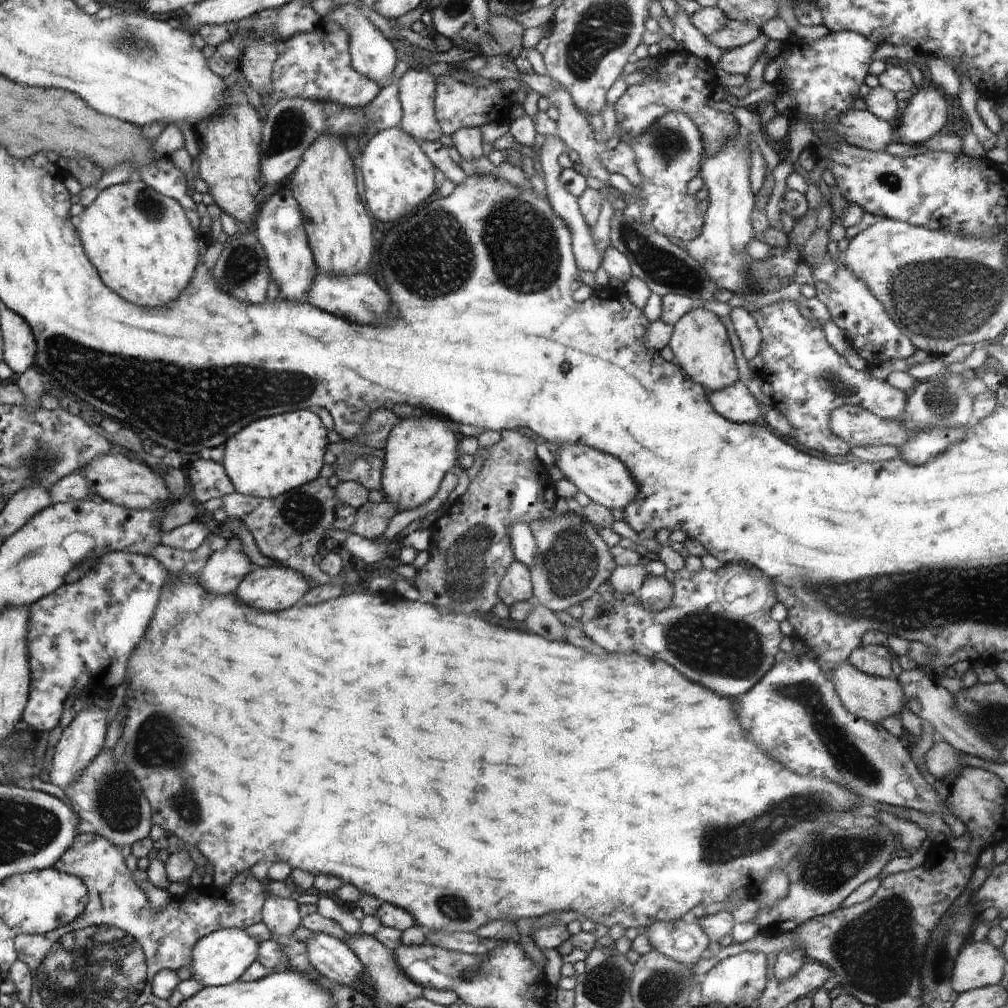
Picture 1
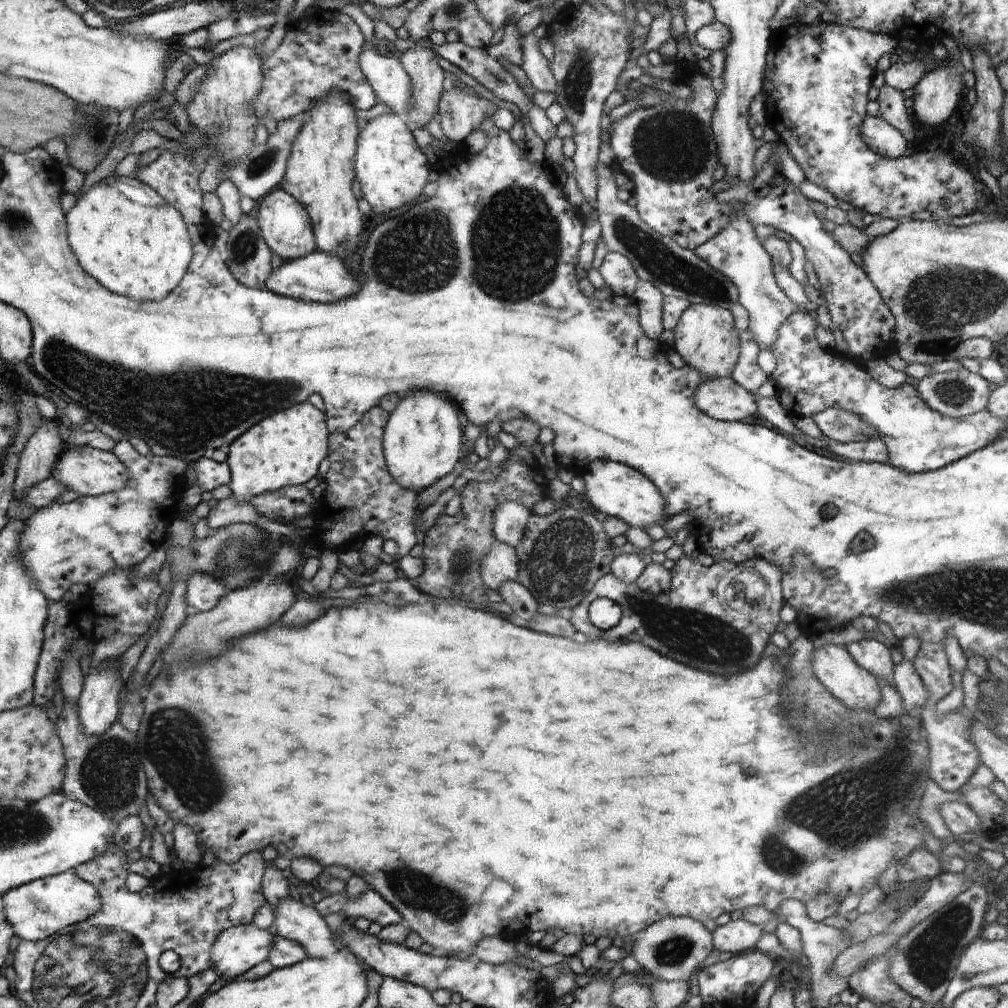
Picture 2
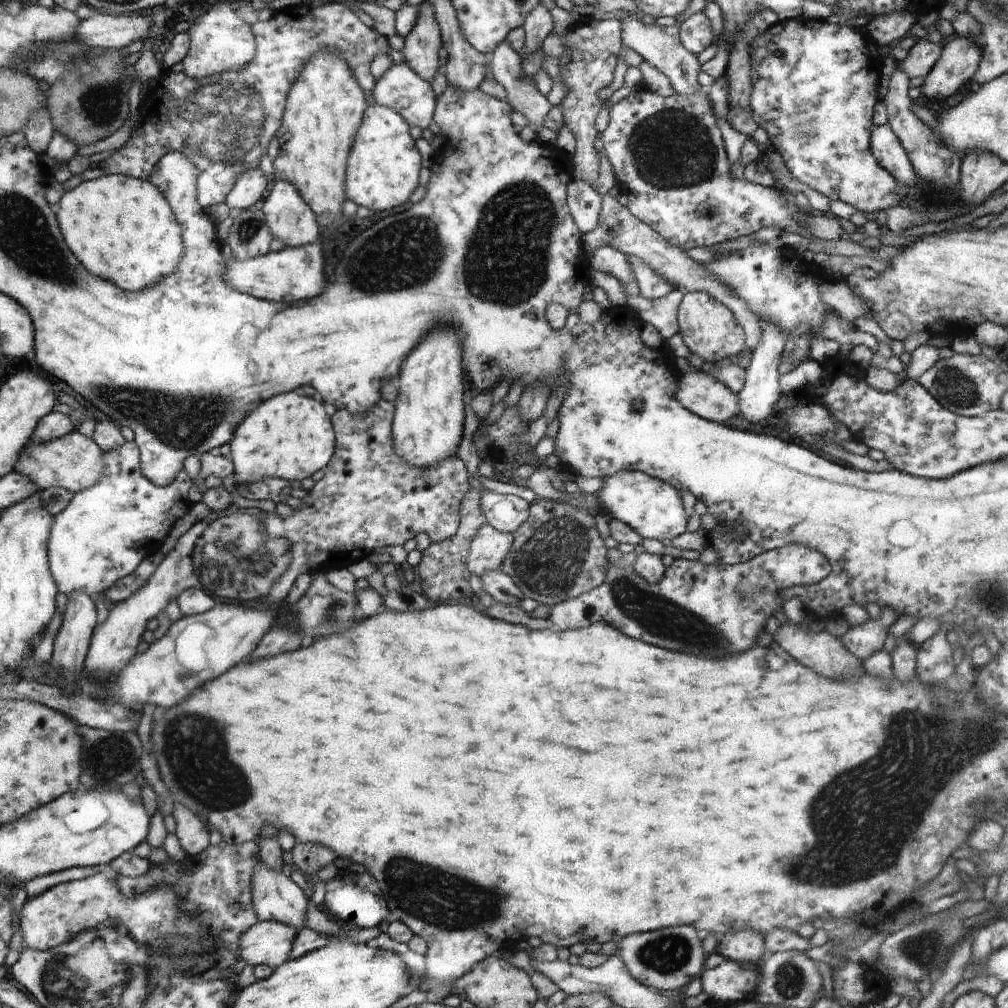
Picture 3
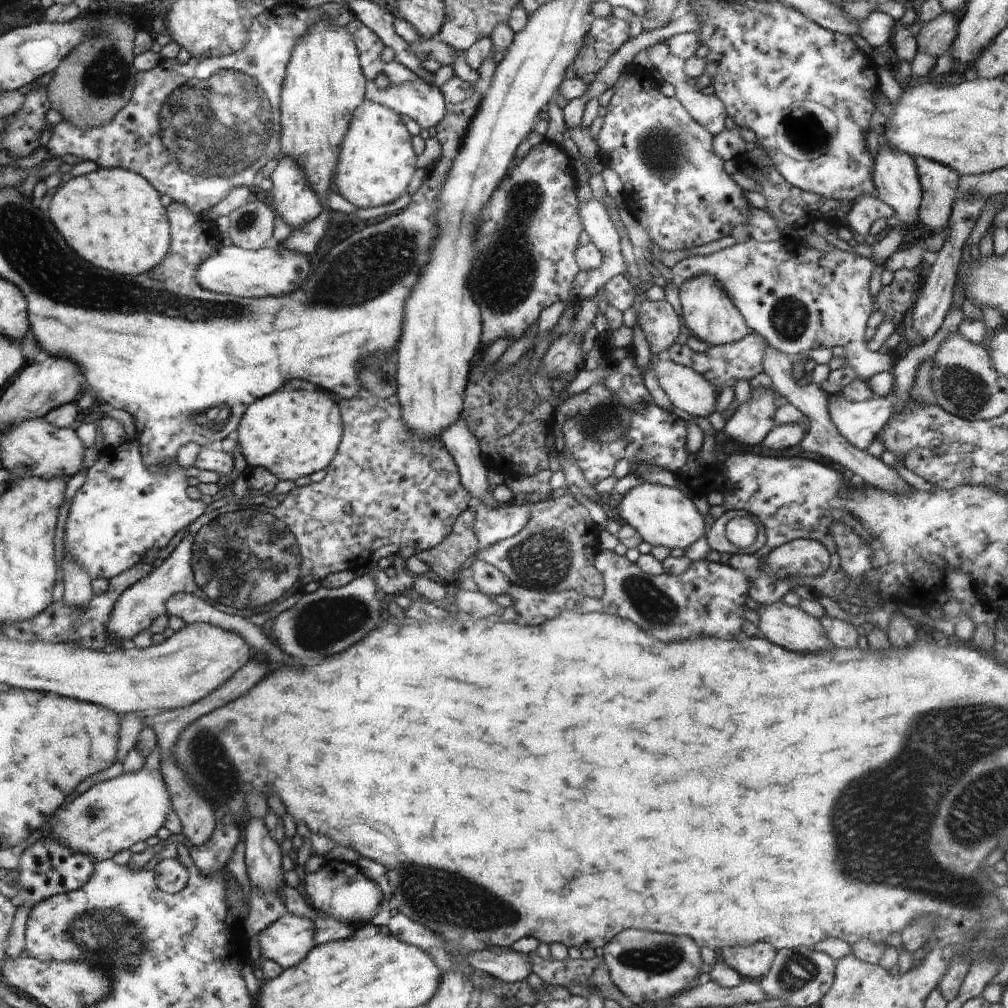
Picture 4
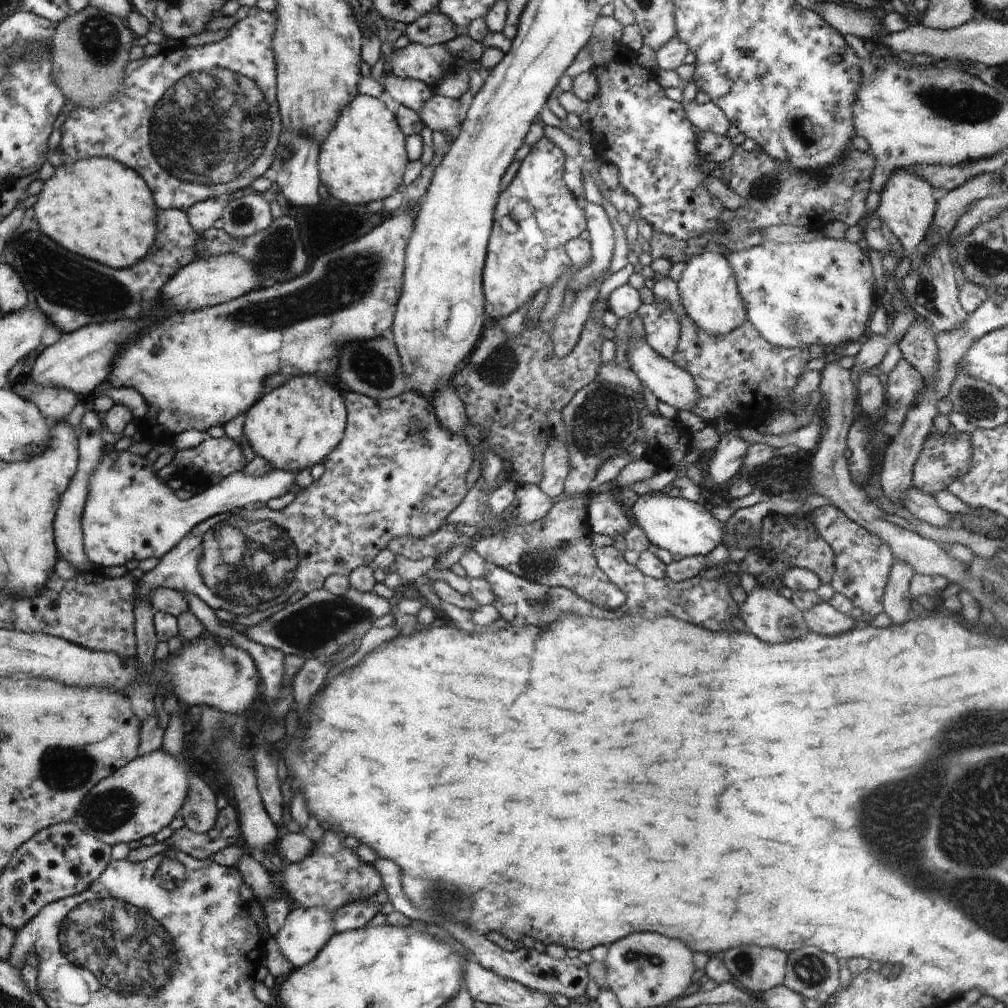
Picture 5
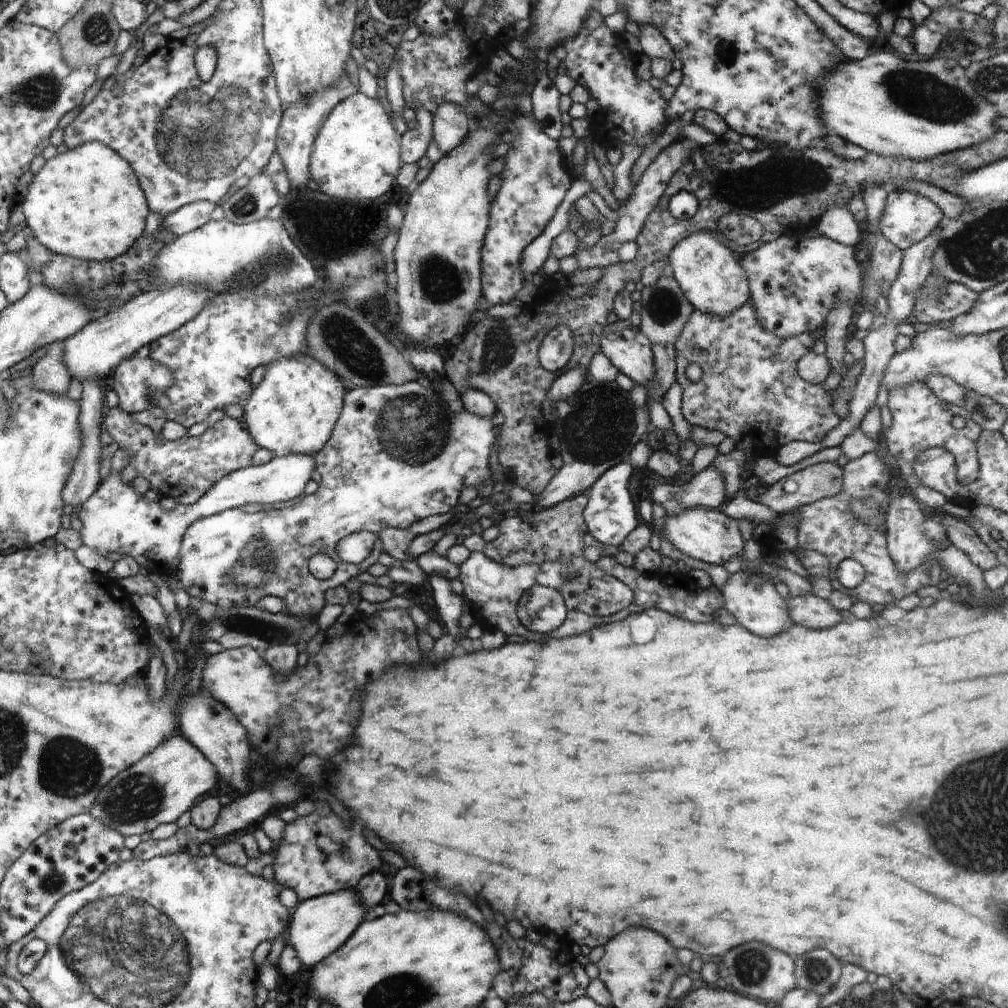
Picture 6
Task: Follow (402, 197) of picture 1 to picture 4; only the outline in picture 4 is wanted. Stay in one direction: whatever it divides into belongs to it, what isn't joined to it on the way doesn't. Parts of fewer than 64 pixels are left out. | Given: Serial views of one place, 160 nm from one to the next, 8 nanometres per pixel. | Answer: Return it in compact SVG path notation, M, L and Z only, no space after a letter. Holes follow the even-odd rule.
M365 98L353 112L349 129L343 138L333 190L358 208L394 202L406 192L416 172L418 155L414 152L413 143L414 139L397 112Z

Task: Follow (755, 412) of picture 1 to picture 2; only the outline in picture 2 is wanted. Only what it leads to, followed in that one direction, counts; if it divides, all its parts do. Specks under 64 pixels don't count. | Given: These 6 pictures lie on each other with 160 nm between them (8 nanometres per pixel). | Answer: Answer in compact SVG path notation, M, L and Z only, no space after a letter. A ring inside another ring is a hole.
M731 376L703 378L694 400L700 412L719 421L742 421L754 416L758 408L756 397Z

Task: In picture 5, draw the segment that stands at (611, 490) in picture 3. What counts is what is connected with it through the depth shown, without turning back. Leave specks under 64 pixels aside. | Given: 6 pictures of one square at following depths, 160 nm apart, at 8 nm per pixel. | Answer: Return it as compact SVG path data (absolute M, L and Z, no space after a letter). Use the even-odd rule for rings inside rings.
M662 491L640 495L630 513L651 544L683 557L707 555L723 544L723 523L715 519L707 503L695 503L682 497L670 497Z

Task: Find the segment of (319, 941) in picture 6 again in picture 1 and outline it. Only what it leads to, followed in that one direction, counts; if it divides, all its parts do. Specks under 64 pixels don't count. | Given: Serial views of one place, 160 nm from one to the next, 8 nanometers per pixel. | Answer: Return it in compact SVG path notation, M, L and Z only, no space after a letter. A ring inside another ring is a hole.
M221 929L202 938L194 946L192 964L188 966L190 976L204 987L219 987L237 982L244 971L258 960L260 944L243 929Z

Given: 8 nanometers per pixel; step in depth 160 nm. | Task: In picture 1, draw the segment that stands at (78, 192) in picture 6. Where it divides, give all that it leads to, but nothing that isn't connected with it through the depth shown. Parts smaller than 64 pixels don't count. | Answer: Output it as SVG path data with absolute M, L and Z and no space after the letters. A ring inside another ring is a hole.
M131 179L103 189L79 217L78 236L81 236L86 256L94 260L94 268L98 268L104 283L132 304L170 306L192 280L200 256L192 223L177 200L164 196L142 179Z

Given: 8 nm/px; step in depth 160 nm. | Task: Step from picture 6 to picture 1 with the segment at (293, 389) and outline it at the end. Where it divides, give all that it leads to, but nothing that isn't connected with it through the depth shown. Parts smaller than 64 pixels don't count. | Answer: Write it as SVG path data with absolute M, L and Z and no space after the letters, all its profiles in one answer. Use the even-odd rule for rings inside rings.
M302 409L258 419L241 428L223 446L222 464L235 492L244 496L276 498L320 477L324 454L328 450L329 430L324 428L314 409Z

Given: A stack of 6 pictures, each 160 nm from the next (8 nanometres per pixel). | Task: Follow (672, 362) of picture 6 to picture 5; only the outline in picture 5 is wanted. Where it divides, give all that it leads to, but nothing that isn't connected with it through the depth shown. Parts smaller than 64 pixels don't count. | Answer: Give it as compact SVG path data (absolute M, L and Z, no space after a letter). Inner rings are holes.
M656 299L651 304L641 303L636 314L642 318L644 325L643 339L659 355L670 361L680 336L680 323L672 307Z

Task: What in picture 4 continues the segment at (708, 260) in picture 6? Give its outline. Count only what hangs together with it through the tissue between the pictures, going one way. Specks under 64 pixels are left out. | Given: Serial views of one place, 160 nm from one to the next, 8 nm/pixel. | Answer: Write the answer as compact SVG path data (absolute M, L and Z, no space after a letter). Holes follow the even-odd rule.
M700 275L687 280L679 290L679 297L682 306L680 317L684 318L685 326L710 347L738 342L751 331L727 292L711 276Z

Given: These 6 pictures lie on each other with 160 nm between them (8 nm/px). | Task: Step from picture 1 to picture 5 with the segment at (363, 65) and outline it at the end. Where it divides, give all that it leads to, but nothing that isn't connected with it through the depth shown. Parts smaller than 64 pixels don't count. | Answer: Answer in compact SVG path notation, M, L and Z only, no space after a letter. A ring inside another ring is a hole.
M430 95L422 105L418 114L422 119L423 126L430 128L432 131L458 130L461 122L465 119L462 106L458 100L438 95Z

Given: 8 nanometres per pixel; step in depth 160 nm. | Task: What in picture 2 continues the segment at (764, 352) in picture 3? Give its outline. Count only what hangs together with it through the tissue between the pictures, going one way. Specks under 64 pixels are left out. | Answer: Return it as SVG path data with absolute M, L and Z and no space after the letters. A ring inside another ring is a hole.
M738 213L733 216L726 228L722 228L720 232L717 232L717 235L703 242L693 251L715 271L720 271L737 288L739 292L737 302L748 311L750 330L752 330L761 350L771 347L775 341L778 327L790 314L798 309L808 312L817 310L819 304L808 300L805 305L797 306L784 294L776 282L771 256L758 241L754 228L755 226L750 222L750 219L747 219L746 215Z

